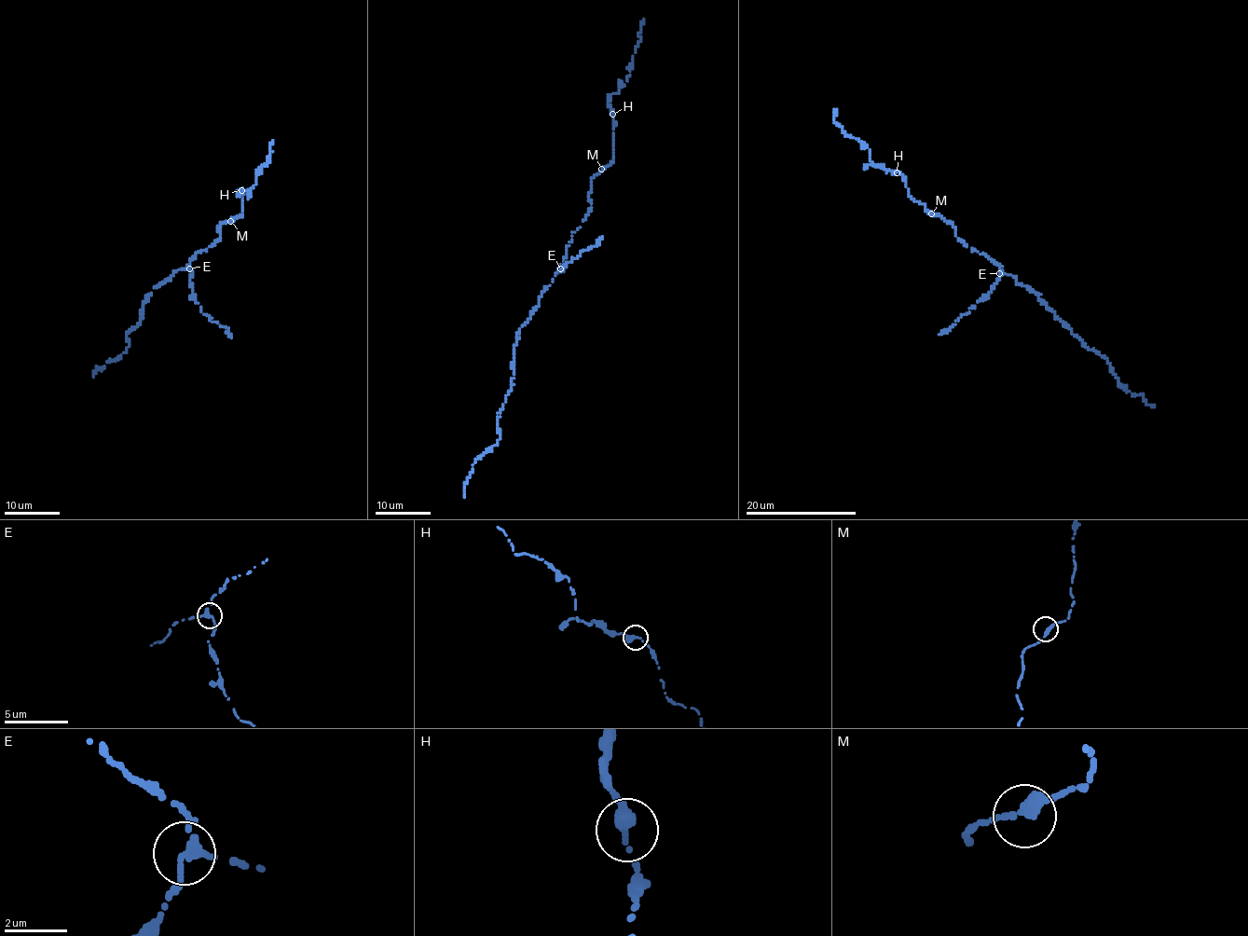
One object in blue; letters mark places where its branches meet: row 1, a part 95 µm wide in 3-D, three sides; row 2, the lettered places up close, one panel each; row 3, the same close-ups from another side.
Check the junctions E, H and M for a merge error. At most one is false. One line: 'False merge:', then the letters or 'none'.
False merge: E

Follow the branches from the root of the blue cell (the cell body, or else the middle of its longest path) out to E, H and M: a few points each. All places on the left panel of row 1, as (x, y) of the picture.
E: (195, 256), (190, 259), (189, 268)
H: (195, 256), (221, 239), (218, 229), (221, 224), (241, 214), (241, 190)
M: (195, 256), (221, 239), (218, 227), (230, 221)

